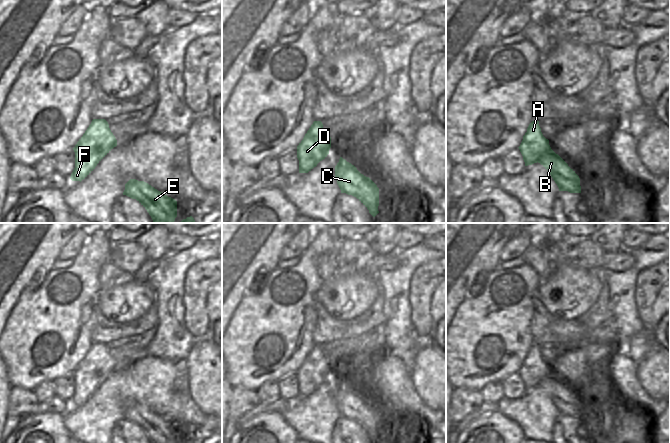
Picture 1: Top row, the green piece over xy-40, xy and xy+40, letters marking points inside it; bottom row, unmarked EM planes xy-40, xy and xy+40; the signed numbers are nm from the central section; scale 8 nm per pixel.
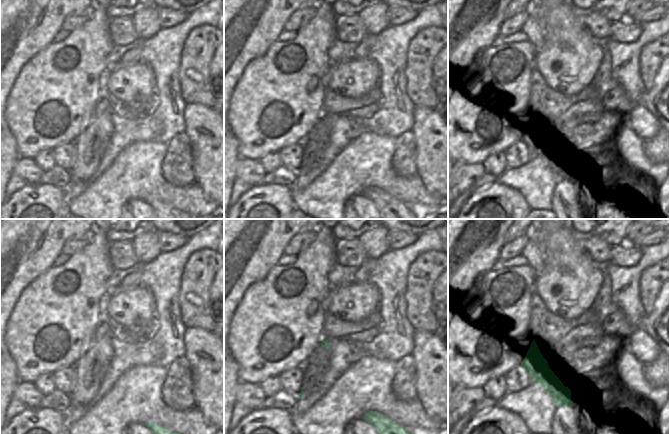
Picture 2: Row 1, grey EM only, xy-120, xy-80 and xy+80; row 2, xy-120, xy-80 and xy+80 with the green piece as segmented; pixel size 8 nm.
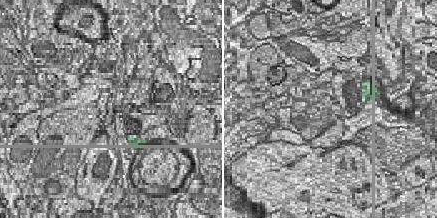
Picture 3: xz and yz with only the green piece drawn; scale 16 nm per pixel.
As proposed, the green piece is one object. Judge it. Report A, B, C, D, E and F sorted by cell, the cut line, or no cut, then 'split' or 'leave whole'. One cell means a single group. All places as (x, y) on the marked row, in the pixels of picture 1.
groups A B C D E F; cut none; leave whole

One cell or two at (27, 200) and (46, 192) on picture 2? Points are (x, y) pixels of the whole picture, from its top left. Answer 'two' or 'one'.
one

